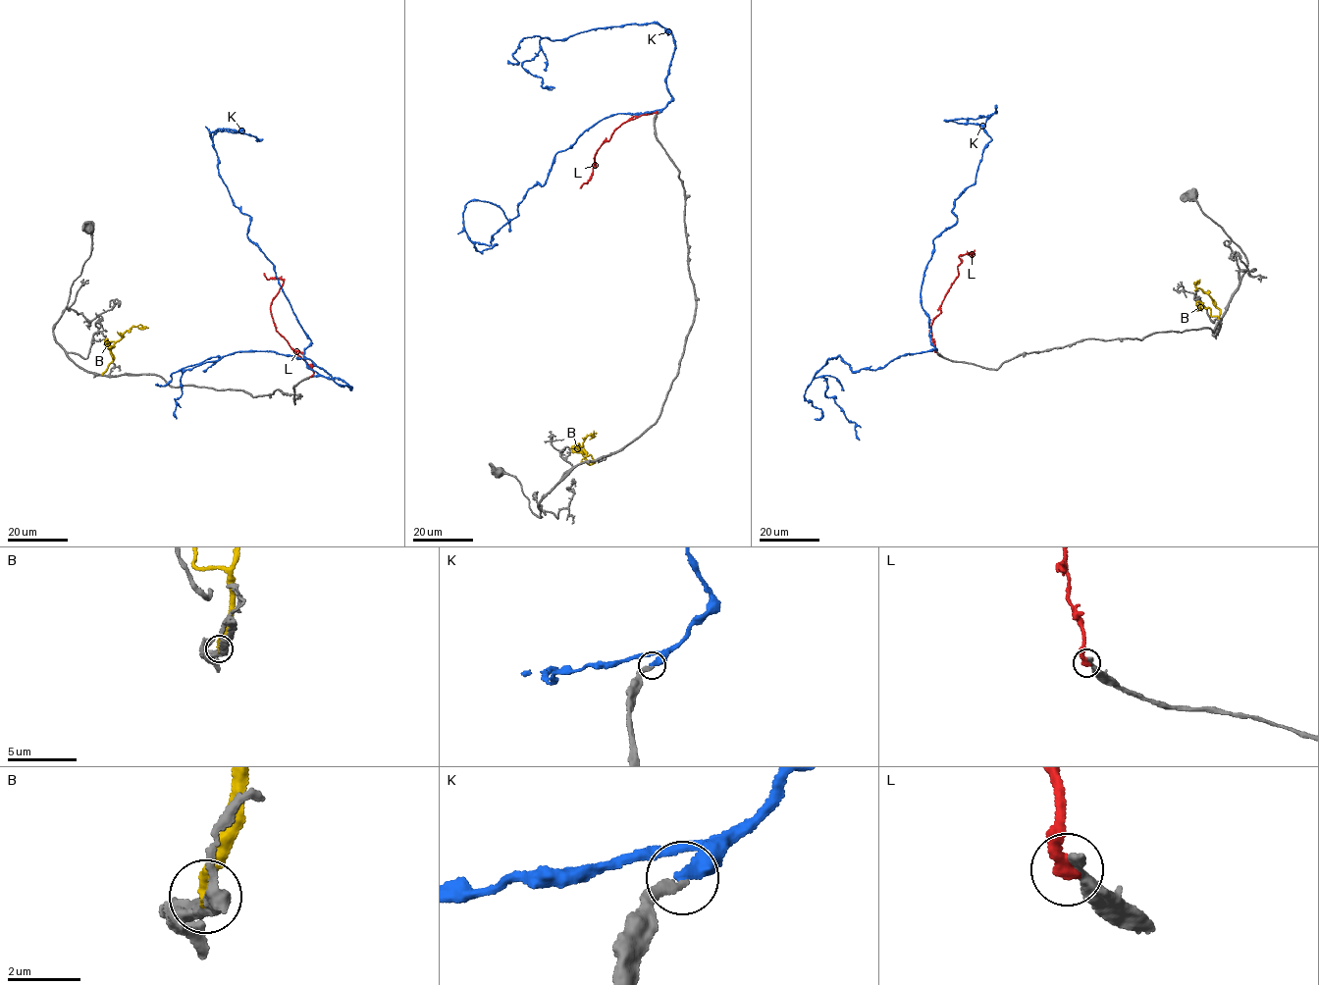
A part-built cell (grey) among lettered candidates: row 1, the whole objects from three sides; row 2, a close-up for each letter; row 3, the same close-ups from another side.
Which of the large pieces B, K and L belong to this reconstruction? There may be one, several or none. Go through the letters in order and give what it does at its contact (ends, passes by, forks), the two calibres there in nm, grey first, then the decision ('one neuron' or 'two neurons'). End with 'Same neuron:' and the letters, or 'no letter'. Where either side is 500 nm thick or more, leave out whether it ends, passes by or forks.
B: it ends there; 360 nm thick on the grey side, 360 nm on the other; two neurons
K: it ends there; 240 nm thick on the grey side, 400 nm on the other; one neuron
L: it ends there; 360 nm thick on the grey side, 400 nm on the other; two neurons
Same neuron: K

